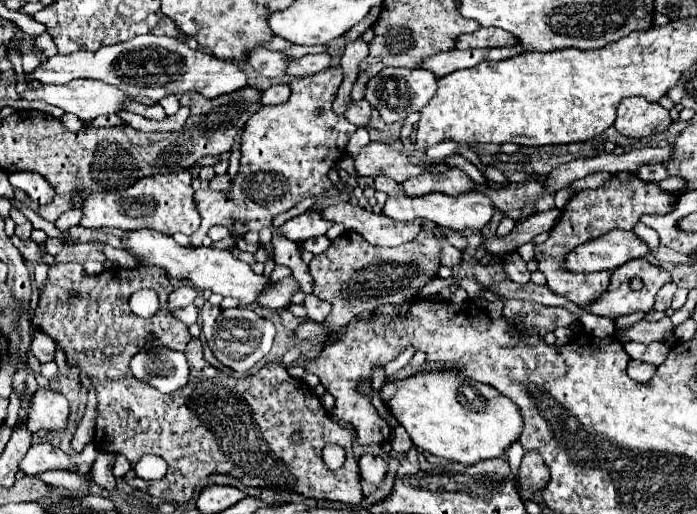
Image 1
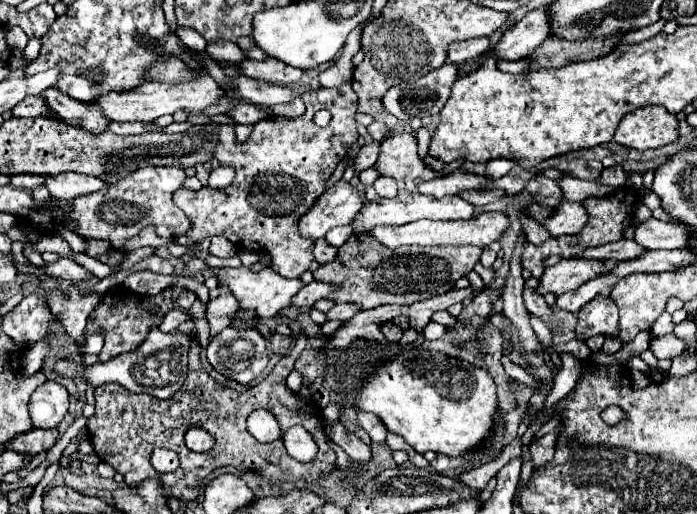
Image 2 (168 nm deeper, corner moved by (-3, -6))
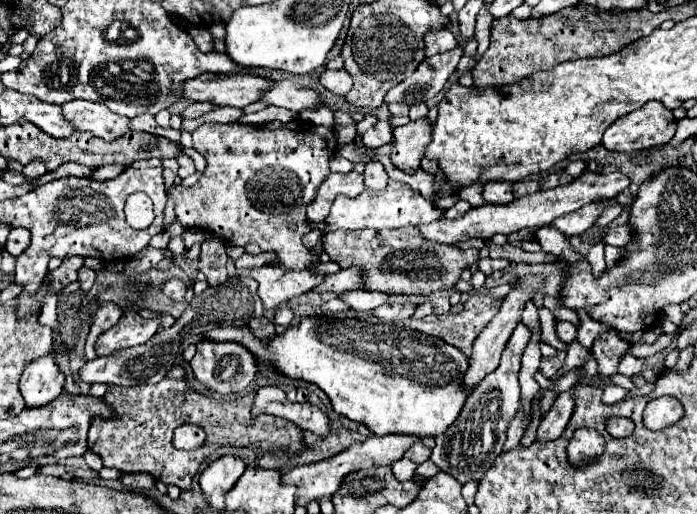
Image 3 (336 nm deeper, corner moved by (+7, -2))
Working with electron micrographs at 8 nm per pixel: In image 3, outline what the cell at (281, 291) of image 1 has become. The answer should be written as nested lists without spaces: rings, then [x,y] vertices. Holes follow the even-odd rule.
[[[356,267],[340,269],[334,275],[326,275],[324,281],[314,291],[318,291],[318,293],[324,293],[324,291],[344,293],[344,291],[350,291],[350,289],[360,289],[360,281],[362,281],[360,269],[356,269]]]

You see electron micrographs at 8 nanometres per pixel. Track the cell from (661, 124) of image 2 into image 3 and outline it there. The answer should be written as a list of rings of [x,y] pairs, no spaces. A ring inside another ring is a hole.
[[[650,101],[638,111],[632,111],[604,133],[602,143],[612,151],[640,151],[664,145],[674,137],[676,119],[670,109],[658,101]]]

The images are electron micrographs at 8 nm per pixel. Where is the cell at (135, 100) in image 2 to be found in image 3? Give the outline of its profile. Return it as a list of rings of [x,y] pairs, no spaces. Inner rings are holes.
[[[202,73],[180,85],[182,99],[188,101],[210,101],[214,105],[246,107],[260,99],[260,91],[270,87],[270,81],[250,73]]]

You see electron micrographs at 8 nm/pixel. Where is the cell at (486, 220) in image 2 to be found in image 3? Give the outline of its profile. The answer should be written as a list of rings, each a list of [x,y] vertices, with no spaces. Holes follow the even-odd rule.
[[[586,171],[586,173],[582,173],[582,177],[574,179],[568,185],[558,185],[558,187],[554,187],[550,191],[538,191],[538,193],[532,193],[532,195],[524,195],[524,197],[518,197],[512,203],[504,203],[504,205],[484,203],[480,207],[472,207],[462,217],[456,217],[456,219],[442,217],[442,219],[438,219],[438,221],[434,221],[430,225],[420,225],[418,229],[420,229],[422,237],[426,237],[428,241],[448,243],[448,245],[454,245],[454,243],[460,243],[460,241],[468,241],[472,237],[490,239],[496,233],[510,235],[510,233],[516,233],[516,231],[520,231],[524,227],[538,229],[538,227],[550,225],[560,215],[572,213],[572,211],[580,209],[582,205],[592,203],[596,199],[602,199],[602,197],[614,199],[628,185],[630,185],[630,179],[626,175],[622,175],[622,173],[618,173],[618,171],[616,173],[608,173],[608,175]]]

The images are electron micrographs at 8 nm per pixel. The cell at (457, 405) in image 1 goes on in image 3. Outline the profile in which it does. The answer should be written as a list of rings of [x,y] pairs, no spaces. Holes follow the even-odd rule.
[[[330,315],[306,317],[298,327],[288,327],[286,333],[276,335],[268,345],[260,343],[248,327],[218,327],[206,333],[212,341],[238,341],[248,347],[260,363],[270,361],[280,373],[292,379],[304,379],[316,383],[332,401],[338,415],[364,423],[374,435],[414,435],[414,437],[438,437],[442,435],[466,403],[470,389],[462,385],[462,377],[468,369],[468,357],[444,343],[438,337],[424,335],[412,329],[396,325],[372,325],[360,319],[336,319]]]

